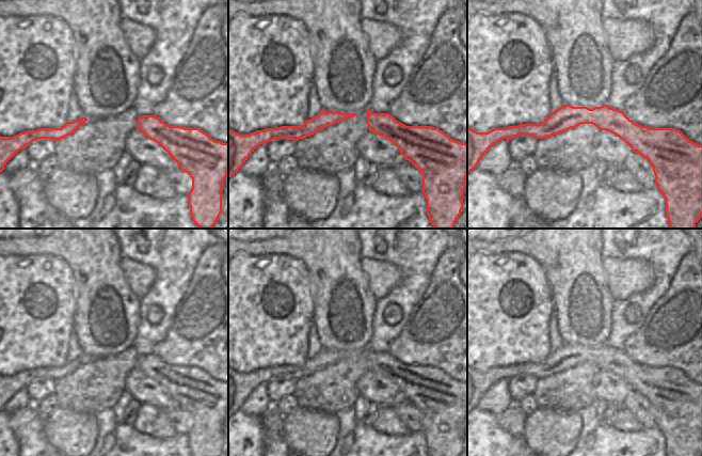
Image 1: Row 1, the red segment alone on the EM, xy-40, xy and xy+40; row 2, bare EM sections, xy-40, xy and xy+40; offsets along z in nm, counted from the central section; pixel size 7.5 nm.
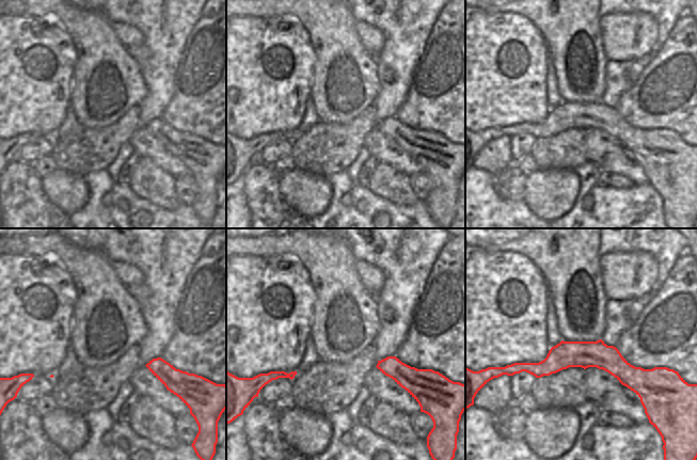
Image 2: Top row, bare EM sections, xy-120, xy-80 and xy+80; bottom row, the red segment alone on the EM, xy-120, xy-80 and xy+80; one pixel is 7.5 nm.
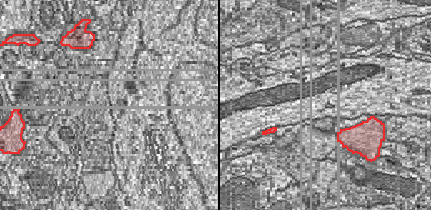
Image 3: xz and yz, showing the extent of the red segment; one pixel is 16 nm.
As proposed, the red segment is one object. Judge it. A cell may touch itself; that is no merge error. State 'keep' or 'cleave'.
keep

